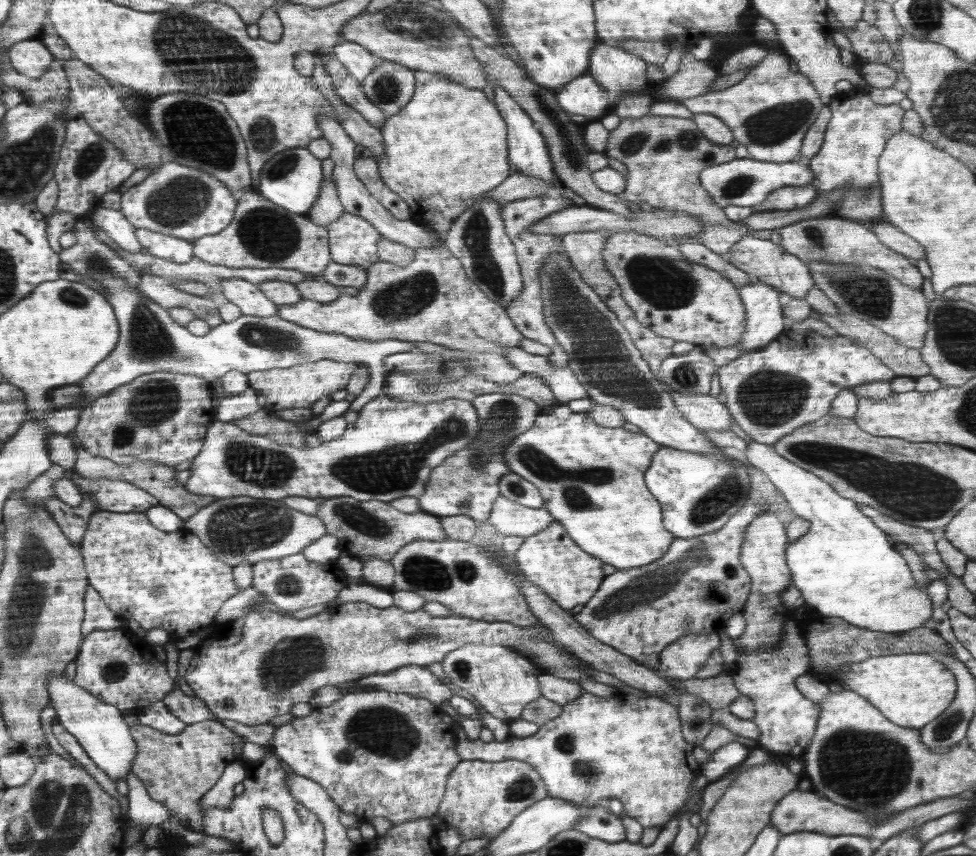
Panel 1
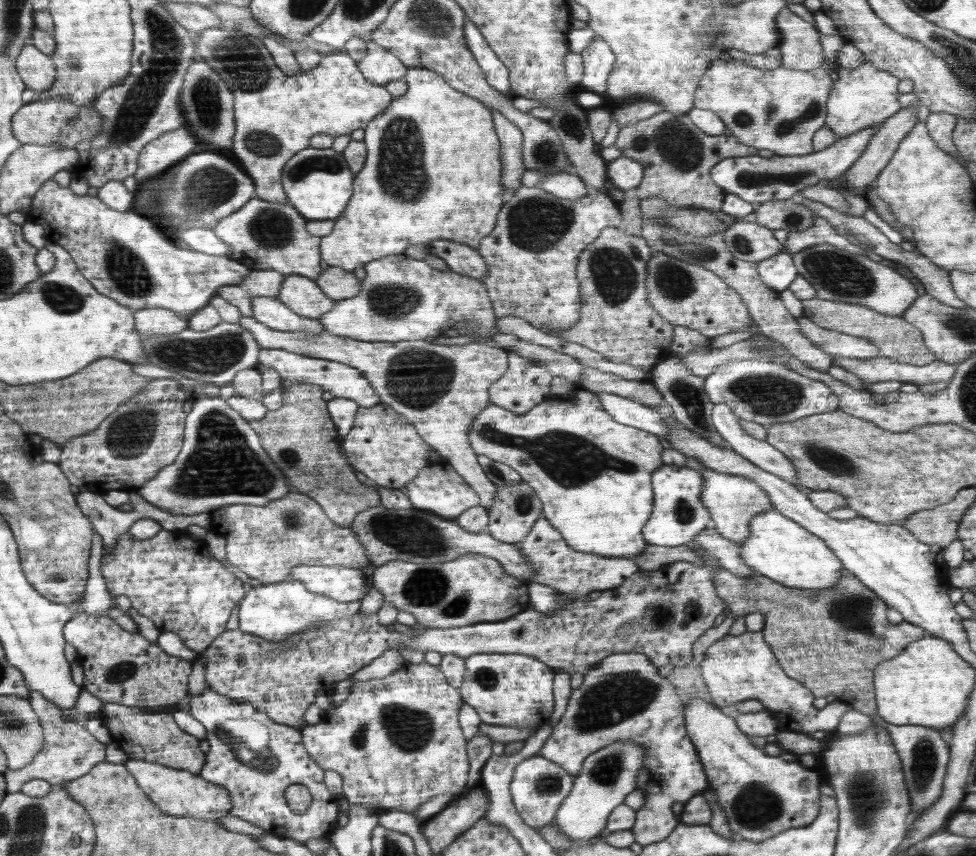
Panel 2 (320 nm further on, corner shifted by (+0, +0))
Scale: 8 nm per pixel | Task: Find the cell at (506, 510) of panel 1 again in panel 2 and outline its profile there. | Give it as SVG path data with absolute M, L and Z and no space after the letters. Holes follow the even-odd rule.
M242 316L240 326L254 335L260 347L294 351L346 366L357 367L372 383L382 403L414 425L420 438L439 452L442 460L462 476L479 496L480 505L489 509L497 487L486 477L471 447L468 433L474 419L491 402L488 389L506 371L506 352L486 344L442 346L429 340L398 342L362 342L322 332L308 335L298 332L274 330L255 318Z

